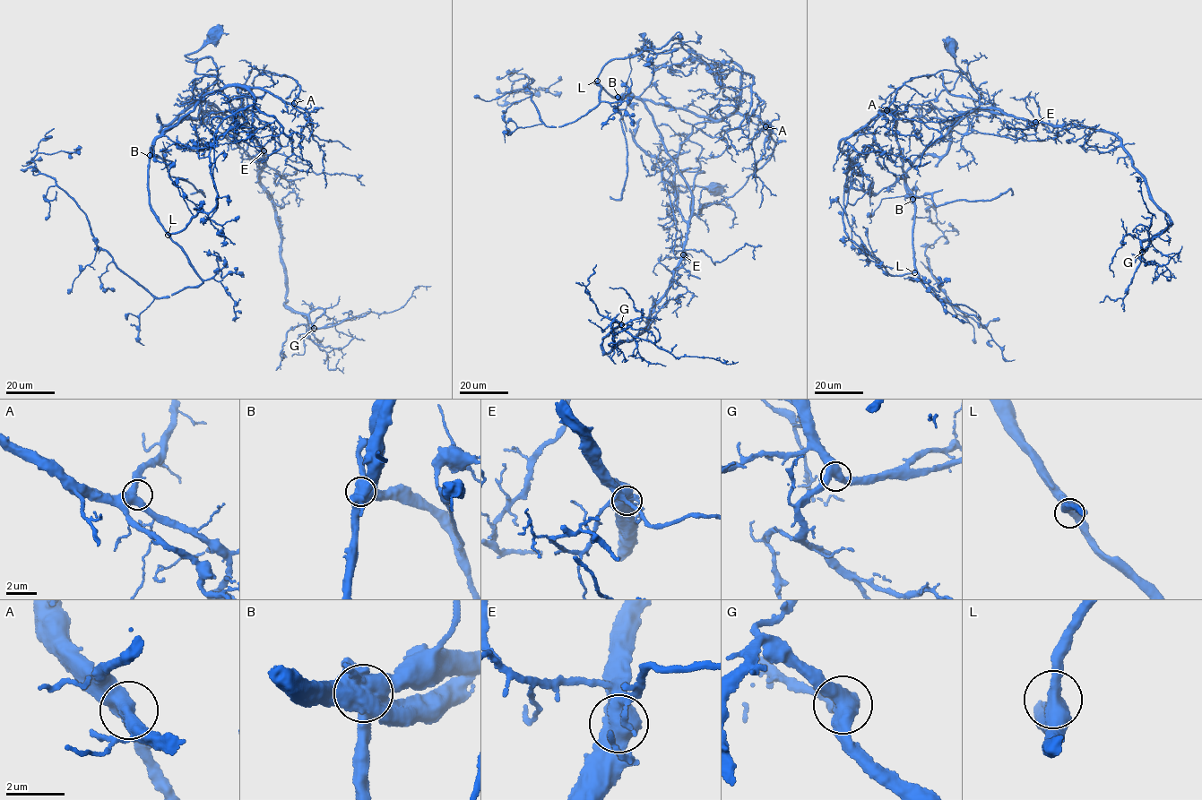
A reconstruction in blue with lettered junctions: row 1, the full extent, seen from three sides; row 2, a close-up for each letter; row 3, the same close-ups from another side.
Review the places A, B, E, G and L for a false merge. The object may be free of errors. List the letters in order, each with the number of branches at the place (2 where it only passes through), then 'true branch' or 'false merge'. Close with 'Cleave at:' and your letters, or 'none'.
A: branches 3; true branch
B: branches 6; false merge
E: branches 3; true branch
G: branches 4; true branch
L: branches 3; true branch
Cleave at: B

